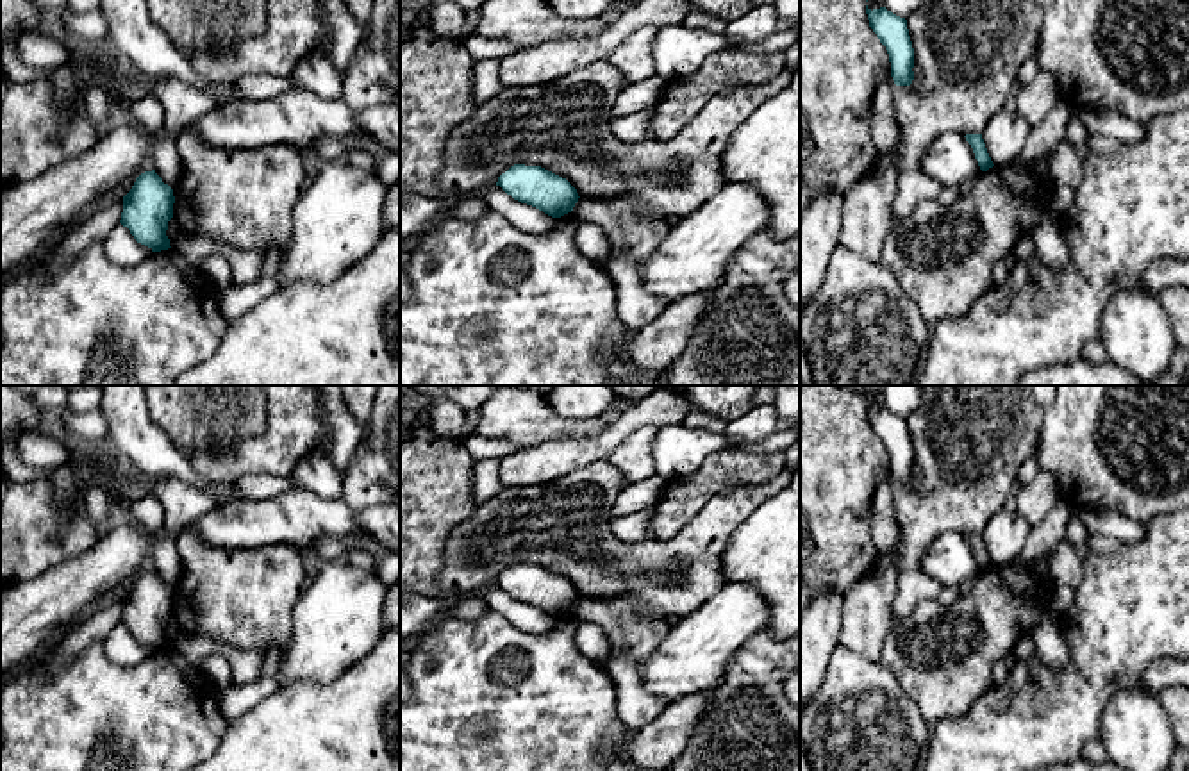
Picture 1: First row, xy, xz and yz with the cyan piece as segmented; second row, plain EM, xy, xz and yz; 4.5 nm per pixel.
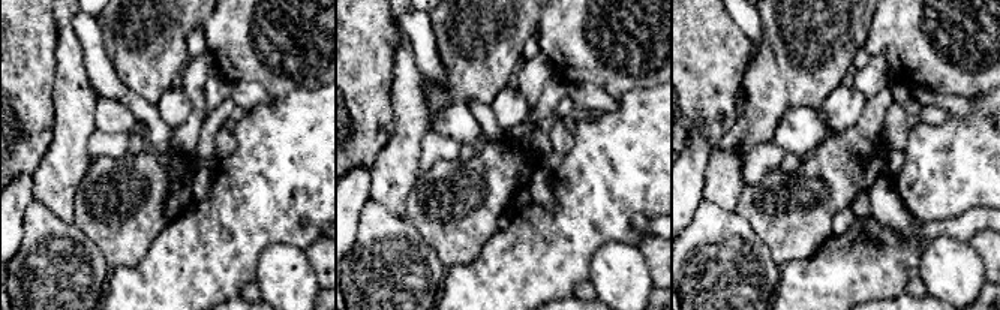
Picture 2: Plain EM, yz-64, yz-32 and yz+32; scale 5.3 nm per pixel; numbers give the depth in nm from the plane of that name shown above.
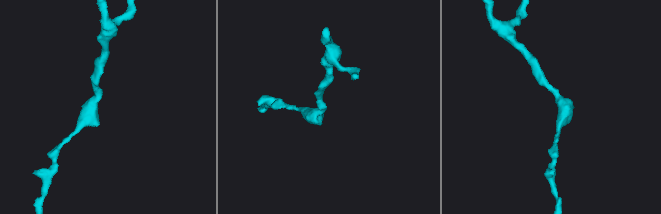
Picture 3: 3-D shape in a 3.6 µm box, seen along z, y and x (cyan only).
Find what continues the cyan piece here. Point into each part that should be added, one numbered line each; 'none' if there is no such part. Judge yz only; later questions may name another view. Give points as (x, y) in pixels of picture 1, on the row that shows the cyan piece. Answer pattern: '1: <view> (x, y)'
none

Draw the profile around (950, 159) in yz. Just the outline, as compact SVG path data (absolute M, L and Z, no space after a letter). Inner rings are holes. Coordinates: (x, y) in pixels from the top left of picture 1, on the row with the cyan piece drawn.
M959 132L934 137L921 157L919 168L939 180L943 187L968 186L982 173L971 145Z

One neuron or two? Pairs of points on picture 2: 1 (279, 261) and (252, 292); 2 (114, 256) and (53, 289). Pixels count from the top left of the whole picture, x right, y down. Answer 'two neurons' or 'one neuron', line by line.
1: two neurons
2: two neurons

